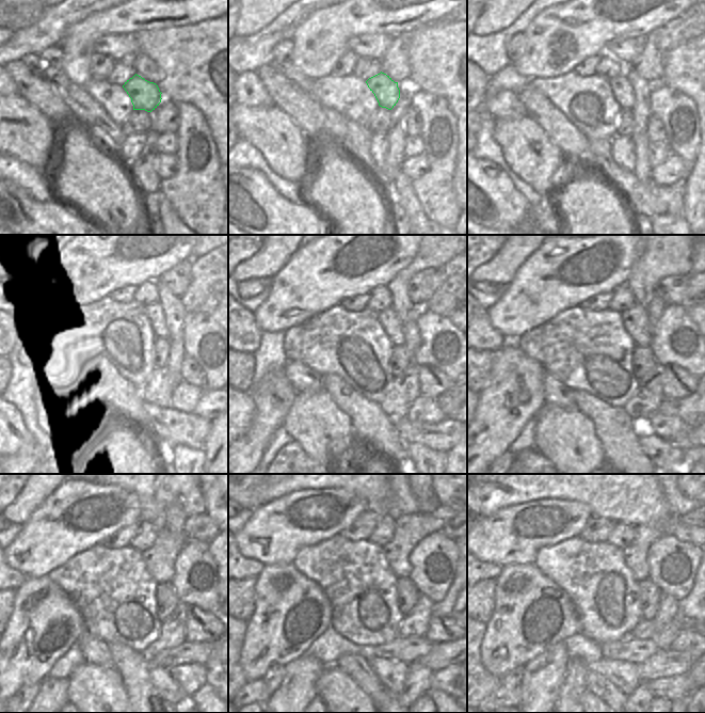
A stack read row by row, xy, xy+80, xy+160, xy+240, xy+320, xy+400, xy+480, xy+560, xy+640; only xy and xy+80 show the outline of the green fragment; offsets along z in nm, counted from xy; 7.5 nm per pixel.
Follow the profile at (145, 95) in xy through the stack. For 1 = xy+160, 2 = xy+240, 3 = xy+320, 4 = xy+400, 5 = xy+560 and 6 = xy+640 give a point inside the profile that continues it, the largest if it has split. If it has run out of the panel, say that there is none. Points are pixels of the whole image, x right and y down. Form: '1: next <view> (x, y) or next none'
1: next xy+160 (621, 88)
2: next xy+240 (142, 320)
3: next xy+320 (390, 323)
4: next xy+400 (635, 320)
5: next xy+560 (395, 554)
6: next xy+640 (635, 559)

